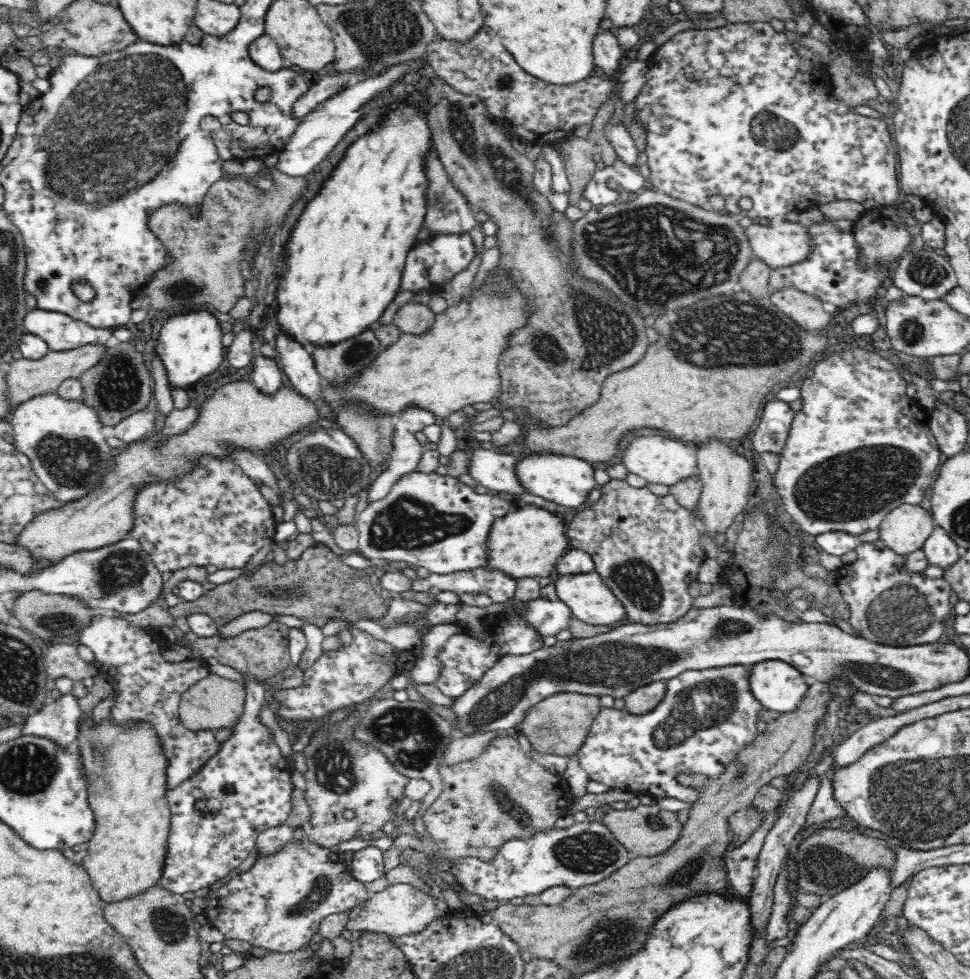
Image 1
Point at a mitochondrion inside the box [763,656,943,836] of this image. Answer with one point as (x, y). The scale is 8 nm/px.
(881, 675)

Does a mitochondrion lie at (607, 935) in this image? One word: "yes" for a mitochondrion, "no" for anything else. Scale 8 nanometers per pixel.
yes

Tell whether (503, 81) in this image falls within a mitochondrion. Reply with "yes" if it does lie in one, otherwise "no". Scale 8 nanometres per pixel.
yes

